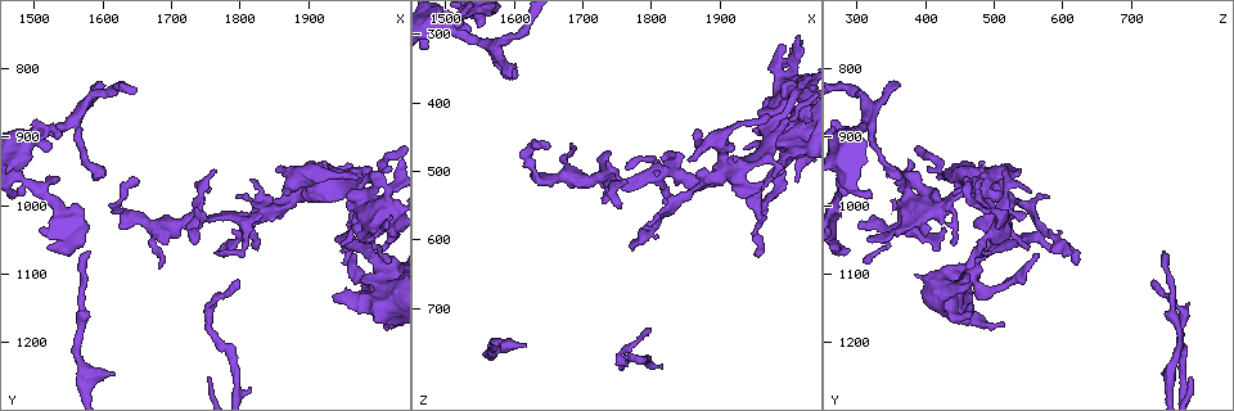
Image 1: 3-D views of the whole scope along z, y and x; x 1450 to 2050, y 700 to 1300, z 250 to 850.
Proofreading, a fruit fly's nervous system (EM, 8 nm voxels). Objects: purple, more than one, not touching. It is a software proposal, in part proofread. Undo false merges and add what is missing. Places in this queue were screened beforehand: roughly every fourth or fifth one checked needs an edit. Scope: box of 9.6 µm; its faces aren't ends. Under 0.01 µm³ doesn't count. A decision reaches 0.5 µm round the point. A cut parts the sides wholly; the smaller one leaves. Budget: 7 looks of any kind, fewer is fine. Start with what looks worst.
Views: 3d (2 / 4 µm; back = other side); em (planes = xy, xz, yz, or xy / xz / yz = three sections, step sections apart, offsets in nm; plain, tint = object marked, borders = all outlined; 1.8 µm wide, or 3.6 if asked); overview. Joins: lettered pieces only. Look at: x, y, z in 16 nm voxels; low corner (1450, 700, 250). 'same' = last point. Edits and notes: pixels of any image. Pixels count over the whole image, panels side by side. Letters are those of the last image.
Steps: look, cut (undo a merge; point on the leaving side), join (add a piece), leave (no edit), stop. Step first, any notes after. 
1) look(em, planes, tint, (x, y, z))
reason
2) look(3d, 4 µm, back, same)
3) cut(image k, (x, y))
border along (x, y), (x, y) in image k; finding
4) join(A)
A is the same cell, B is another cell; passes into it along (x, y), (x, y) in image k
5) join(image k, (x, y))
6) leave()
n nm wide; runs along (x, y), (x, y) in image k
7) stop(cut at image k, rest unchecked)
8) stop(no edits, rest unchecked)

look(3d, 4 µm, (2000, 1000, 390))
arms part here

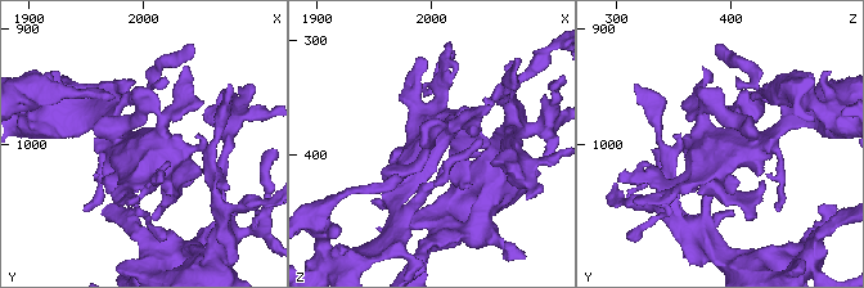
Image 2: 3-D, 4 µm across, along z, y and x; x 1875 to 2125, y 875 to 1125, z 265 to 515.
look(em, planes, tint, (1998, 1002, 394))
need the tissue

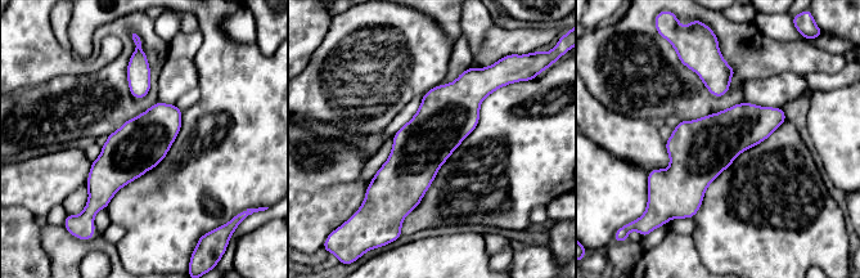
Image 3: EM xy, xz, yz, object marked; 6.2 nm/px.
look(em, planes, borders, same)
what lies round it

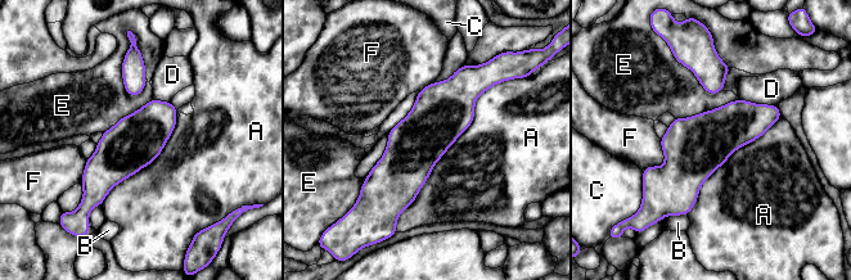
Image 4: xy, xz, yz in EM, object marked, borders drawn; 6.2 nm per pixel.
leave()
A, B, C, D, E and F are other cells; continuous, no second neuron

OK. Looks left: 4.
look(3d, 2 µm, (1615, 1245, 750))
branch stops here

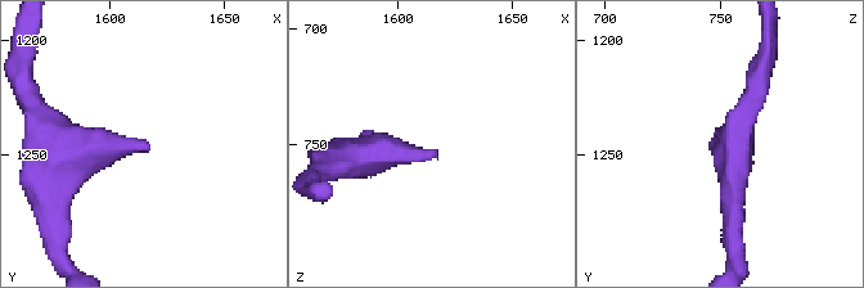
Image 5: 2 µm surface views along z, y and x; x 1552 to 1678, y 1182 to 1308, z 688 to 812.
look(em, xy, step 8, borders, (1617, 1247, 753))

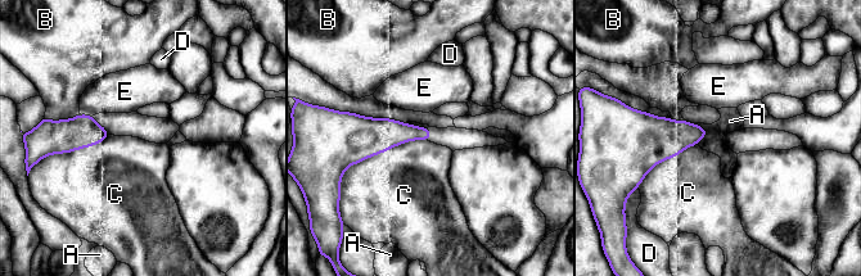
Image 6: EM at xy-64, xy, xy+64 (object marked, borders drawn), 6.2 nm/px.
leave()
A, B, C, D and E are other cells; border along (427, 139), (397, 144), (347, 168) in image 6; no lettered piece goes on from it

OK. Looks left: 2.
look(em, xz, step 8, tint, (1955, 1090, 620))
branch stops here

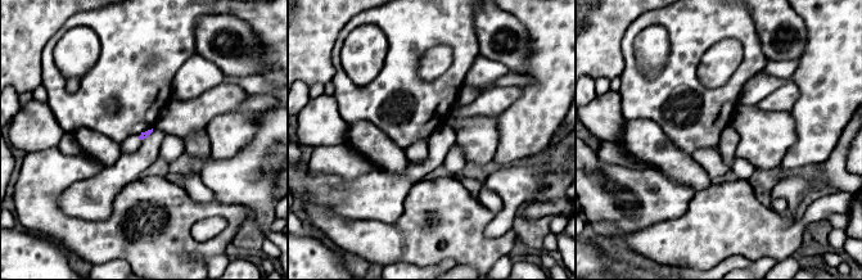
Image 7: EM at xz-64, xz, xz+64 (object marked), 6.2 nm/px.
look(em, planes, borders, same)

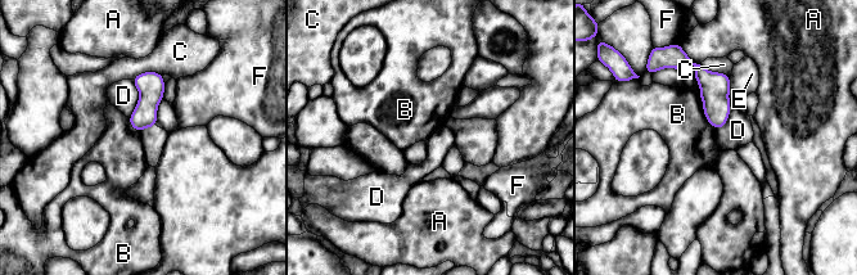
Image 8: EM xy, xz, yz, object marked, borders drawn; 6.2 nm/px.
leave()
A, B, C, D, E and F are other cells; no lettered piece goes on from it

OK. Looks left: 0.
stop(no edits, rest unchecked)

